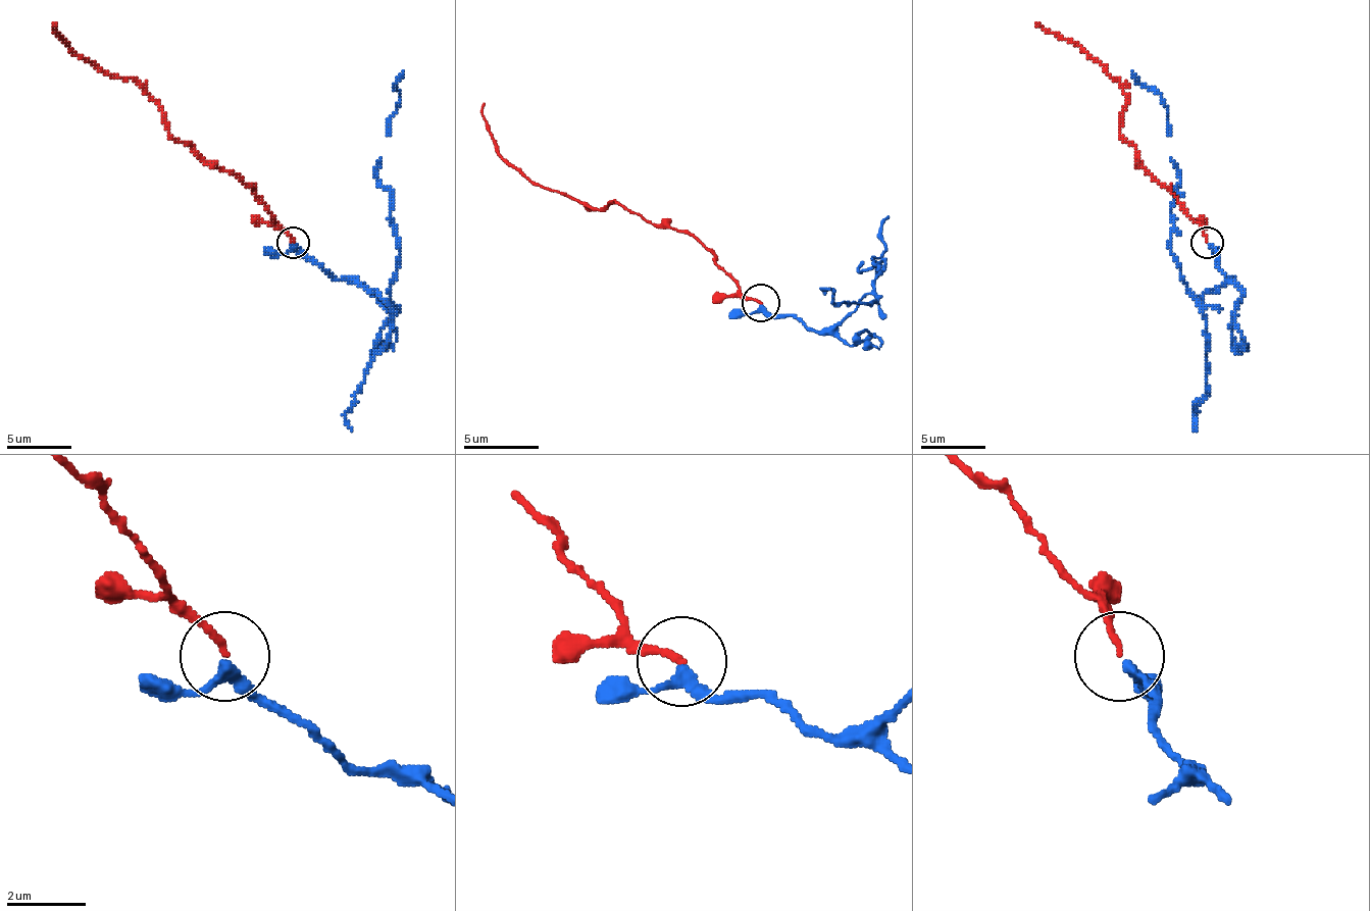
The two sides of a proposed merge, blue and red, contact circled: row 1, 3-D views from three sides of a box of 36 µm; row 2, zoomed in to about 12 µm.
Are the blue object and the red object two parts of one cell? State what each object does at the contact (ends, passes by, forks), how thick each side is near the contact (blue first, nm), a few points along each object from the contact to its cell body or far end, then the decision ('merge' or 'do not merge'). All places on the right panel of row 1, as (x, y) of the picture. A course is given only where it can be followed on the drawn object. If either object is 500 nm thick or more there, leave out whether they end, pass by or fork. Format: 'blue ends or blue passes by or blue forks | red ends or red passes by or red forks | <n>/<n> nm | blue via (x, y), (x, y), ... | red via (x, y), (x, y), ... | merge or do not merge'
blue passes by | red ends | 200/150 nm | blue via (1209, 245), (1231, 280), (1200, 299), (1171, 251), (1180, 184), (1164, 100), (1132, 71) | red via (1206, 241), (1203, 229), (1142, 164), (1119, 132), (1119, 112), (1126, 103), (1116, 78), (1074, 42), (1035, 22) | merge

